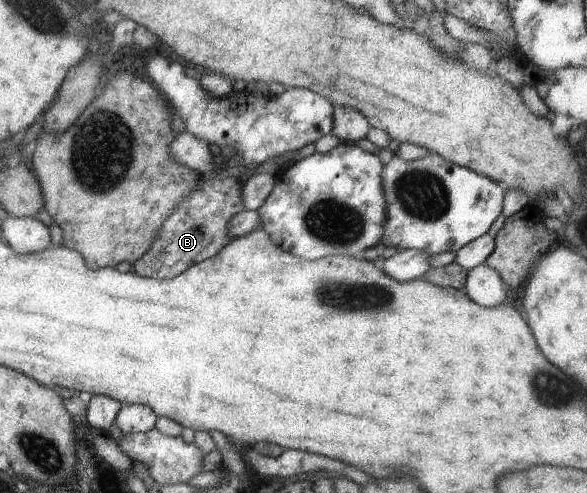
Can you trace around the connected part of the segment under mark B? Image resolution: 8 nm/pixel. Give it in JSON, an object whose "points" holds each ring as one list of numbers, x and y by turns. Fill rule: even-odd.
{"points":[[202,178,200,184,172,211,164,221,151,248,133,264,133,273,152,279,170,279,192,264,214,255,231,238,225,230,226,222,240,210,242,184,239,178,221,180]]}

